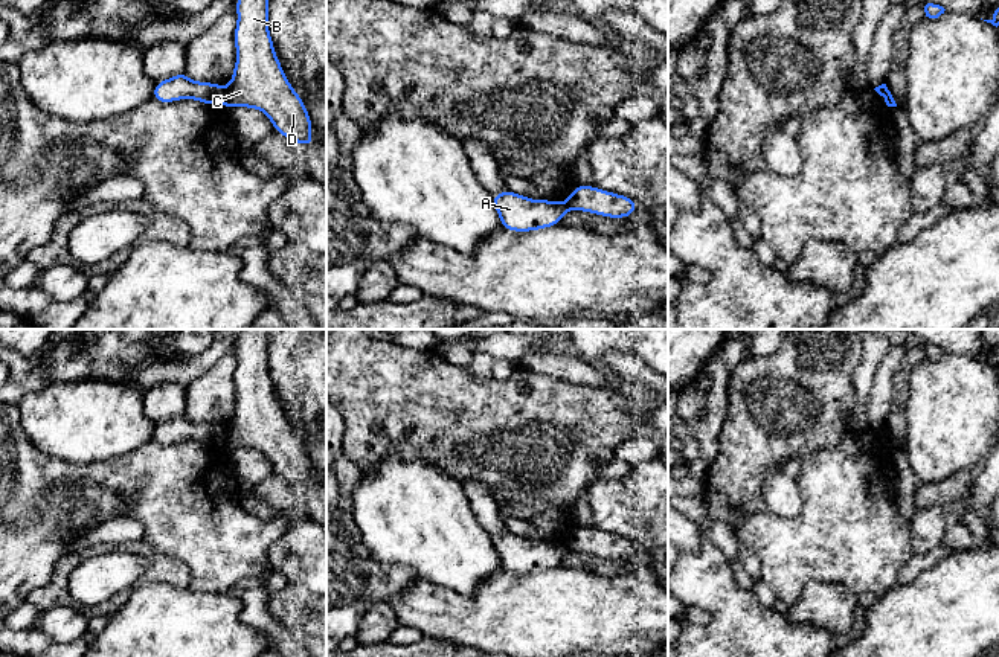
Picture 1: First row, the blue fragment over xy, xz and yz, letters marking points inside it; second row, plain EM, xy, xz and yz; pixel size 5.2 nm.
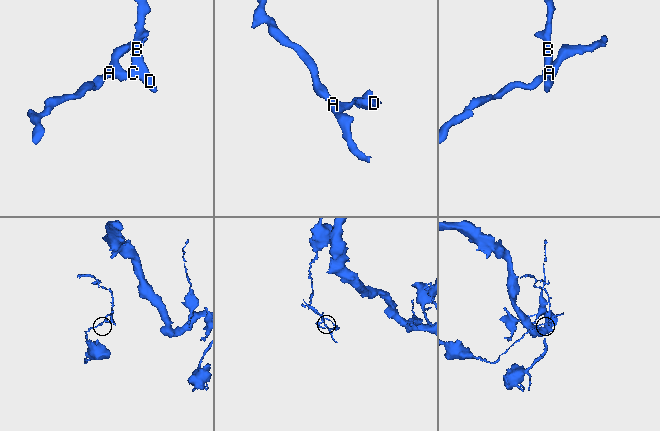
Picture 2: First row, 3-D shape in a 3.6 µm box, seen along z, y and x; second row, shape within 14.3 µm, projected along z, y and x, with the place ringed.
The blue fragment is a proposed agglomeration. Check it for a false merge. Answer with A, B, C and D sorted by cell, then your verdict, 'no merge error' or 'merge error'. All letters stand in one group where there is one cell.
A / B C D | merge error

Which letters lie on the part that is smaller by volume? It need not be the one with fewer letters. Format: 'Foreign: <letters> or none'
Foreign: B, C, D

